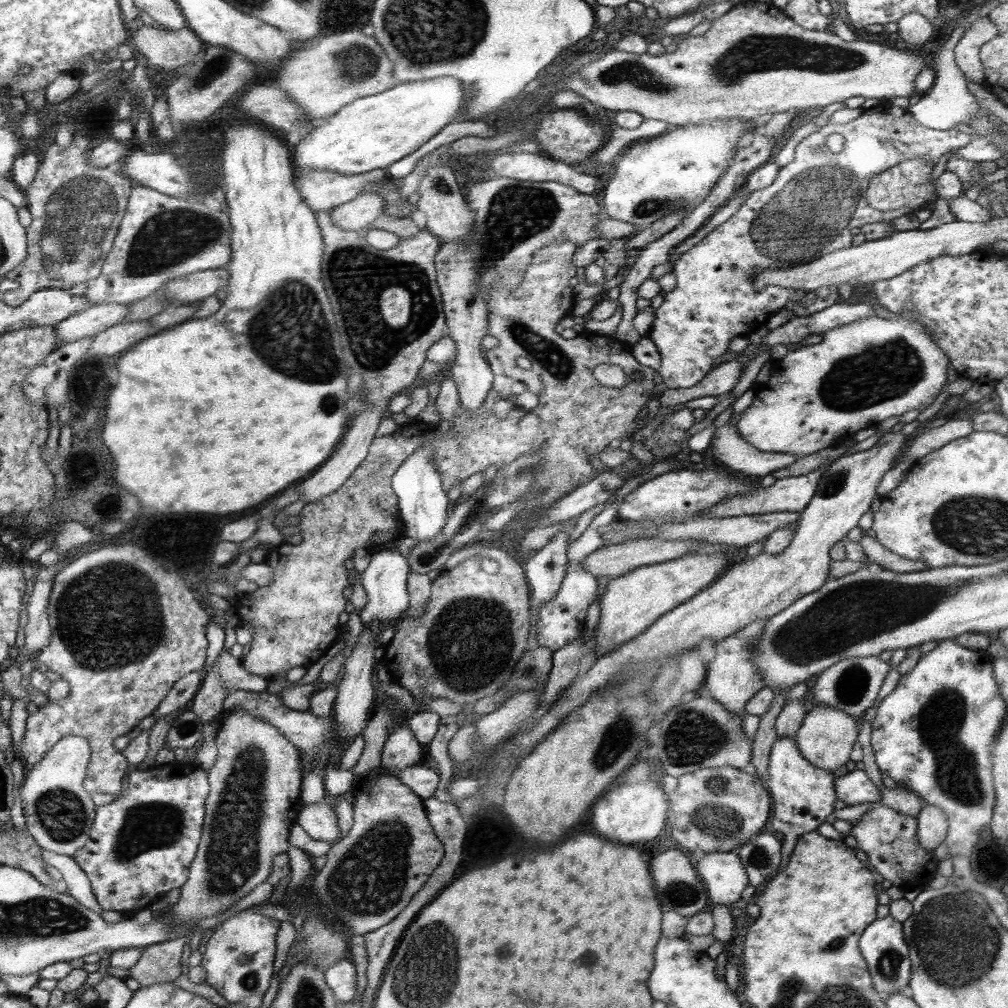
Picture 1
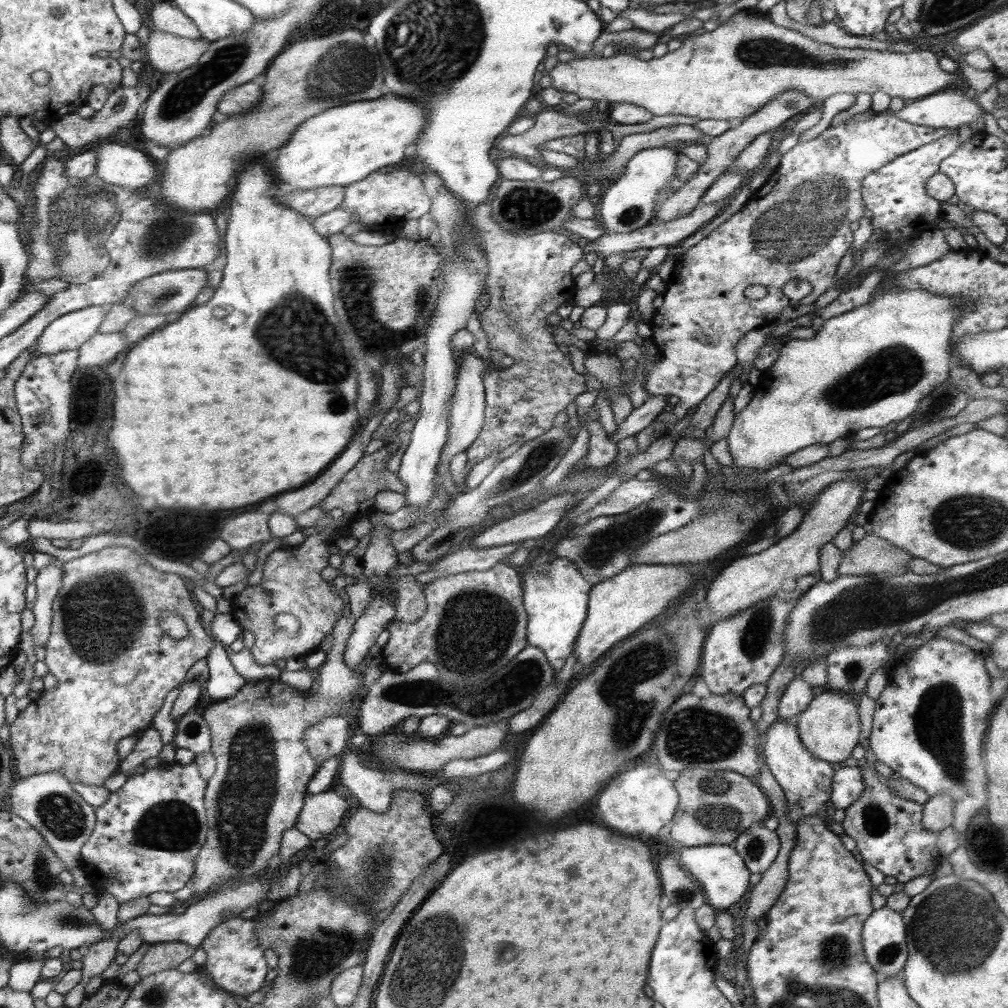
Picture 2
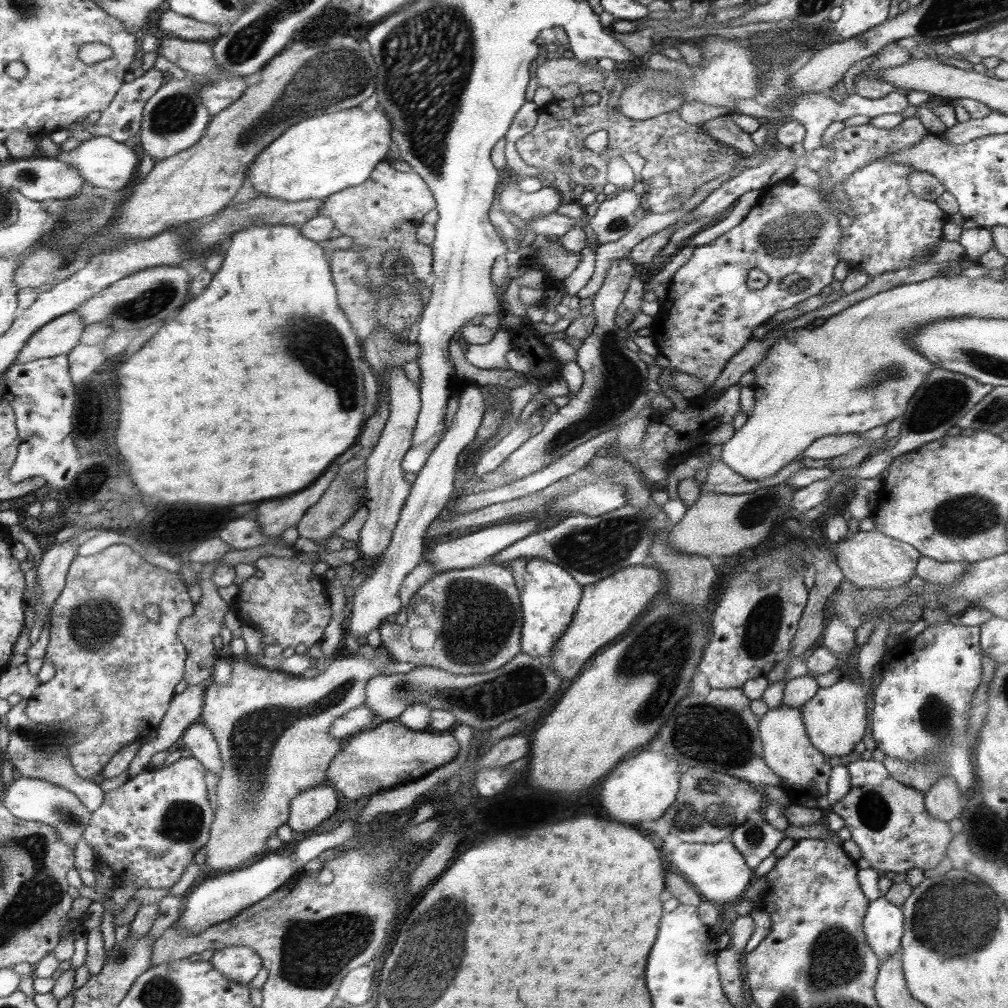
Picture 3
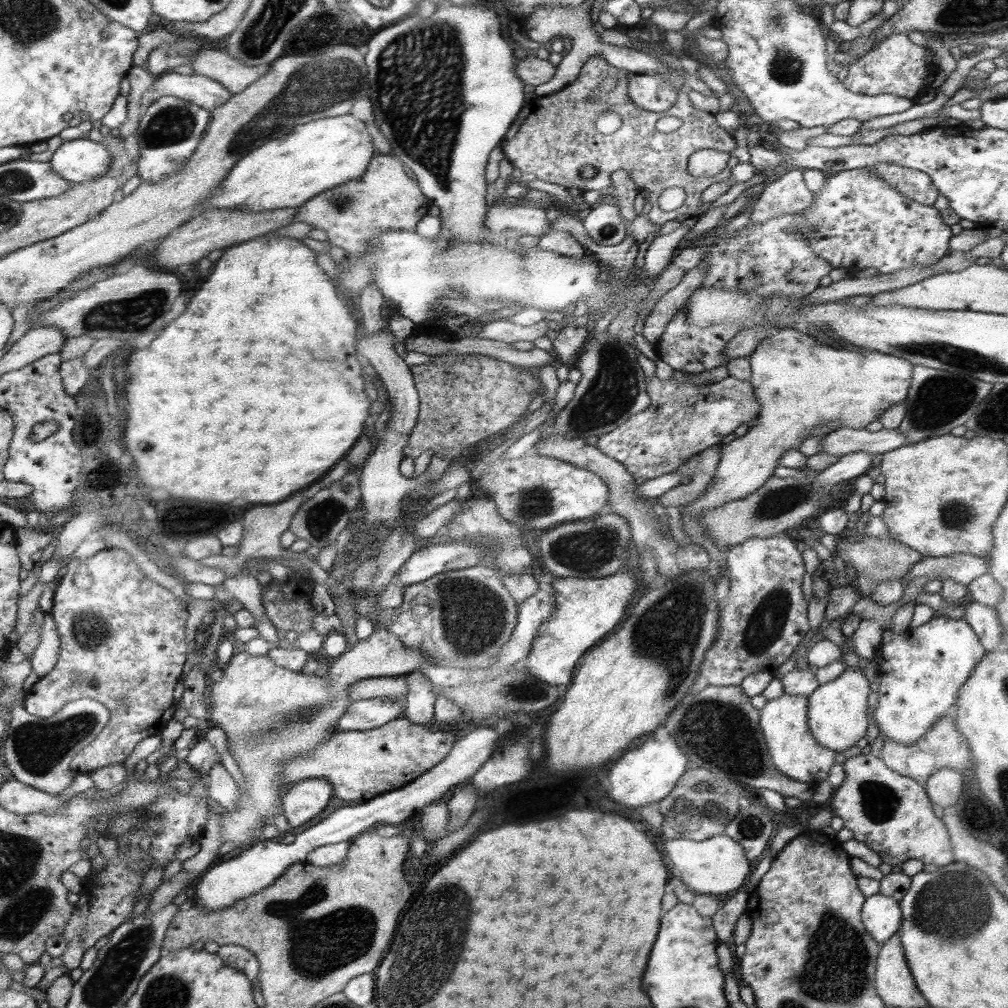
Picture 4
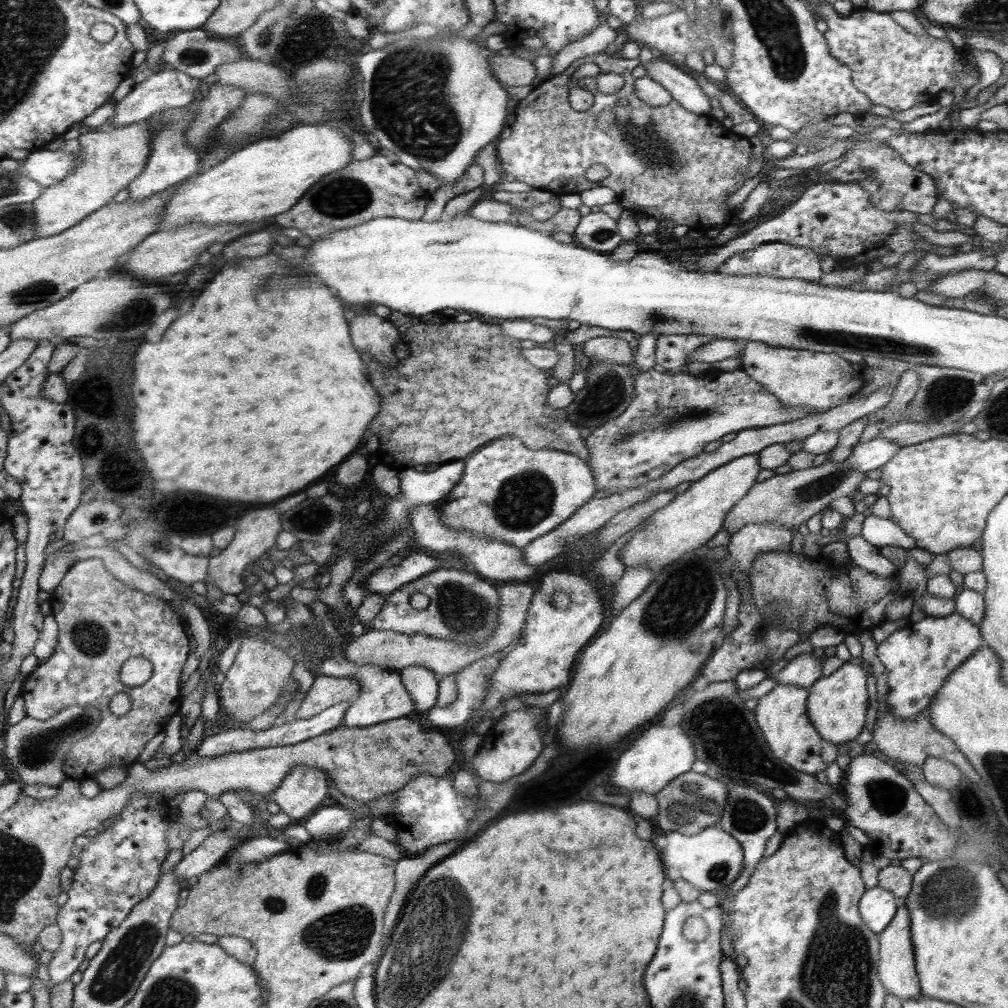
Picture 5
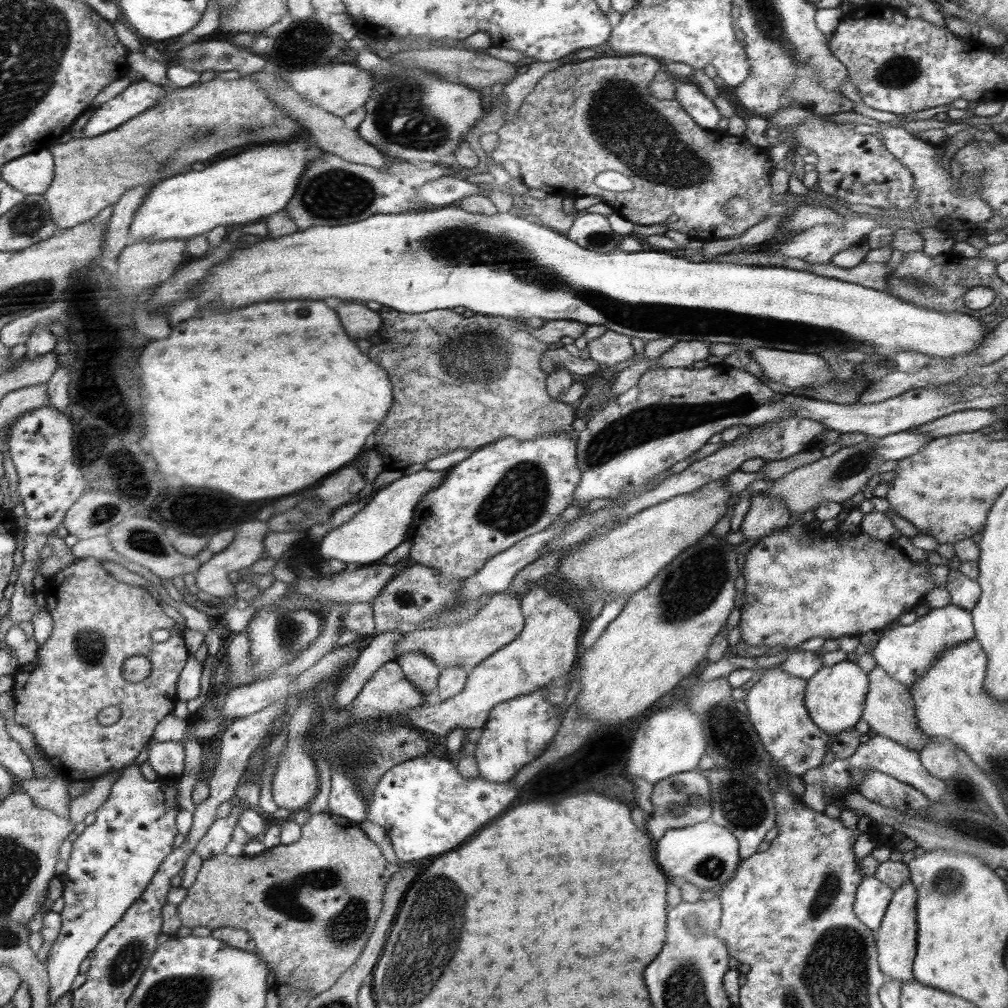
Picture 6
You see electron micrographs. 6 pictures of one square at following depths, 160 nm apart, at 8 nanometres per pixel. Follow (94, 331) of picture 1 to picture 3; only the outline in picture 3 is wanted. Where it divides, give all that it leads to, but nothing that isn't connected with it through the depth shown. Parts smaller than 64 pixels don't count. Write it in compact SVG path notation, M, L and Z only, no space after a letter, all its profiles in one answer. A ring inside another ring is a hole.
M74 311L57 316L32 334L15 362L24 364L39 358L67 355L80 343L84 328L82 317Z

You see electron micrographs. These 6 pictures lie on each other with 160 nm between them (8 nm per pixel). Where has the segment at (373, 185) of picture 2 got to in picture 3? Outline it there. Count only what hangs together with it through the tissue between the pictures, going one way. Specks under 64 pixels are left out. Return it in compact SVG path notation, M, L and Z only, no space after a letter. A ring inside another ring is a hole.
M379 162L363 184L346 188L328 196L319 211L332 219L335 228L344 236L353 238L353 245L366 246L356 251L367 264L369 281L378 288L390 284L392 279L381 269L383 256L392 249L400 250L402 257L410 263L413 277L424 281L432 274L433 254L429 245L418 242L417 226L422 218L436 208L435 198L426 188L424 180L414 170L401 172L392 167L393 162Z

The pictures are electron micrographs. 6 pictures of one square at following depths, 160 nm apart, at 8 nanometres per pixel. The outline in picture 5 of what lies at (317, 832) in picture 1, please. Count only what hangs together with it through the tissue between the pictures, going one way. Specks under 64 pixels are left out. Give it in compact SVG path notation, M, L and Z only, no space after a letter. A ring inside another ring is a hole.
M297 764L273 791L272 800L284 814L296 821L324 805L328 784L321 769Z

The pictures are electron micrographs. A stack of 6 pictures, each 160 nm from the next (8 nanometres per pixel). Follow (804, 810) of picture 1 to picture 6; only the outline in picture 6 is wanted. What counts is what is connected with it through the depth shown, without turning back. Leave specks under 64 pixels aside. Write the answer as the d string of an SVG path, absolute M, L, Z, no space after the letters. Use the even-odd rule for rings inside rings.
M776 667L765 670L745 698L749 721L759 734L760 742L771 756L772 762L799 777L822 764L829 738L829 734L820 730L810 718L805 705L806 687L806 680L790 676Z

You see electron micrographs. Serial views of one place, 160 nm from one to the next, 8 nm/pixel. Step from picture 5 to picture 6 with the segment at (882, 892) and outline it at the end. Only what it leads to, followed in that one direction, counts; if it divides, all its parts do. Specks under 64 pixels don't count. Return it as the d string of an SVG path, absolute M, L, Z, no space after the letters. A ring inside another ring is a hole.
M863 875L858 885L853 911L871 931L876 932L881 925L884 913L893 897L893 888L874 876Z

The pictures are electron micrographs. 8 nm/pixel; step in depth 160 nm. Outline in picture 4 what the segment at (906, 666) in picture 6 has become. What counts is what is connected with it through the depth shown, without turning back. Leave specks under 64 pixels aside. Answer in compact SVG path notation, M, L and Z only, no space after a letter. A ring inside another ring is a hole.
M933 616L930 621L904 633L884 629L877 652L877 671L880 677L879 705L874 711L874 720L879 732L900 744L914 744L929 728L944 715L954 710L960 687L976 669L987 650L965 619Z

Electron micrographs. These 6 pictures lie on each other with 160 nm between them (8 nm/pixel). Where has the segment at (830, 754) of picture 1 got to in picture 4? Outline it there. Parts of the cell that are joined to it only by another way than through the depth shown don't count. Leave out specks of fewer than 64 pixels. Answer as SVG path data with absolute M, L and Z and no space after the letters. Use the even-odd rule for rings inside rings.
M853 668L837 676L832 682L819 685L818 688L807 697L807 717L810 732L820 746L834 751L846 750L855 746L860 738L866 736L868 728L868 695L870 683L864 673L856 672Z

